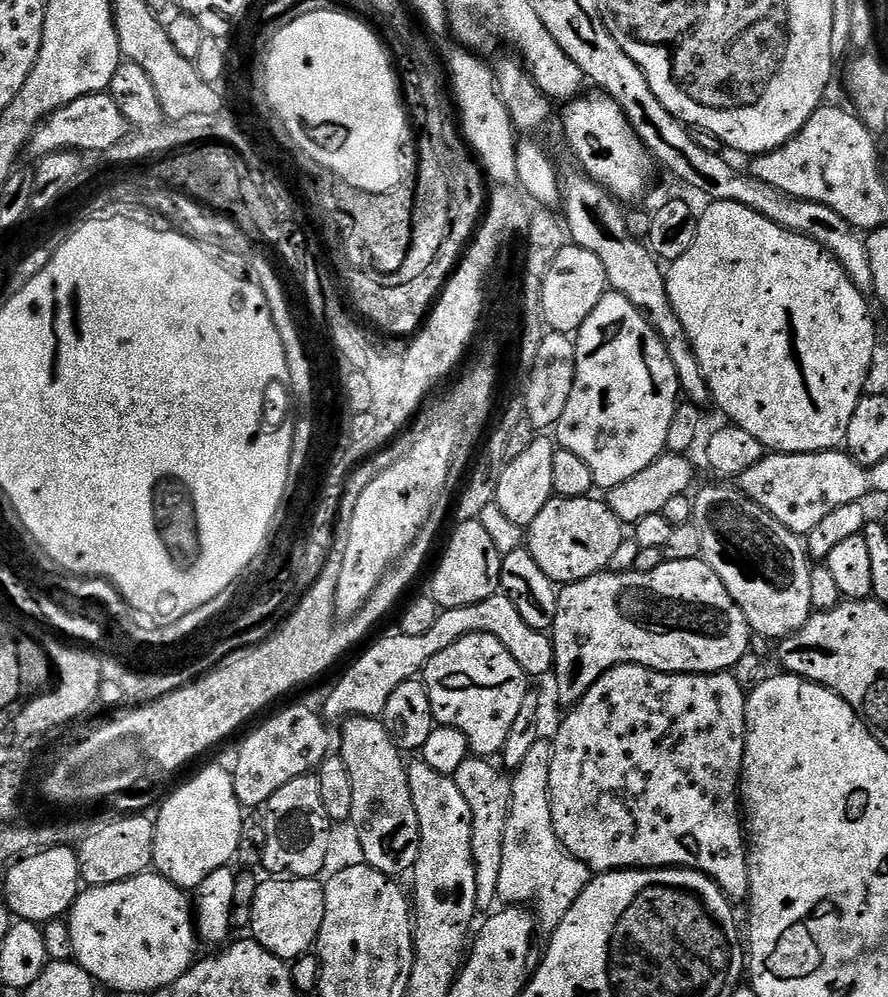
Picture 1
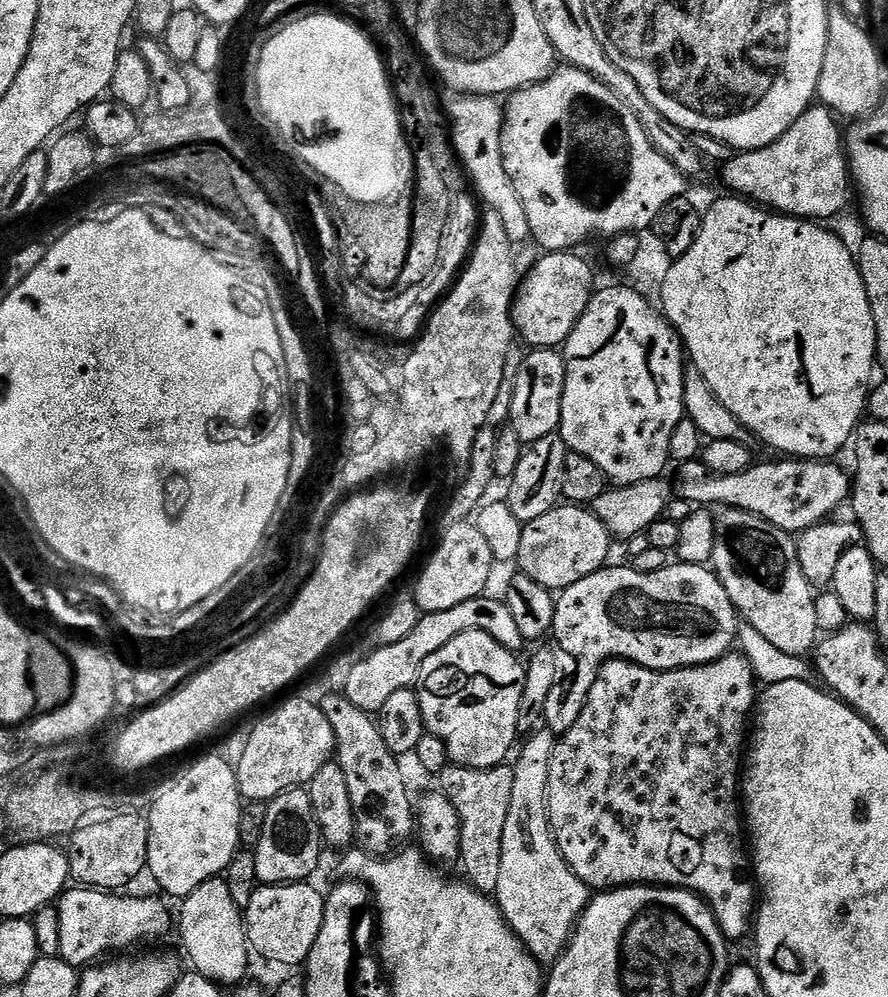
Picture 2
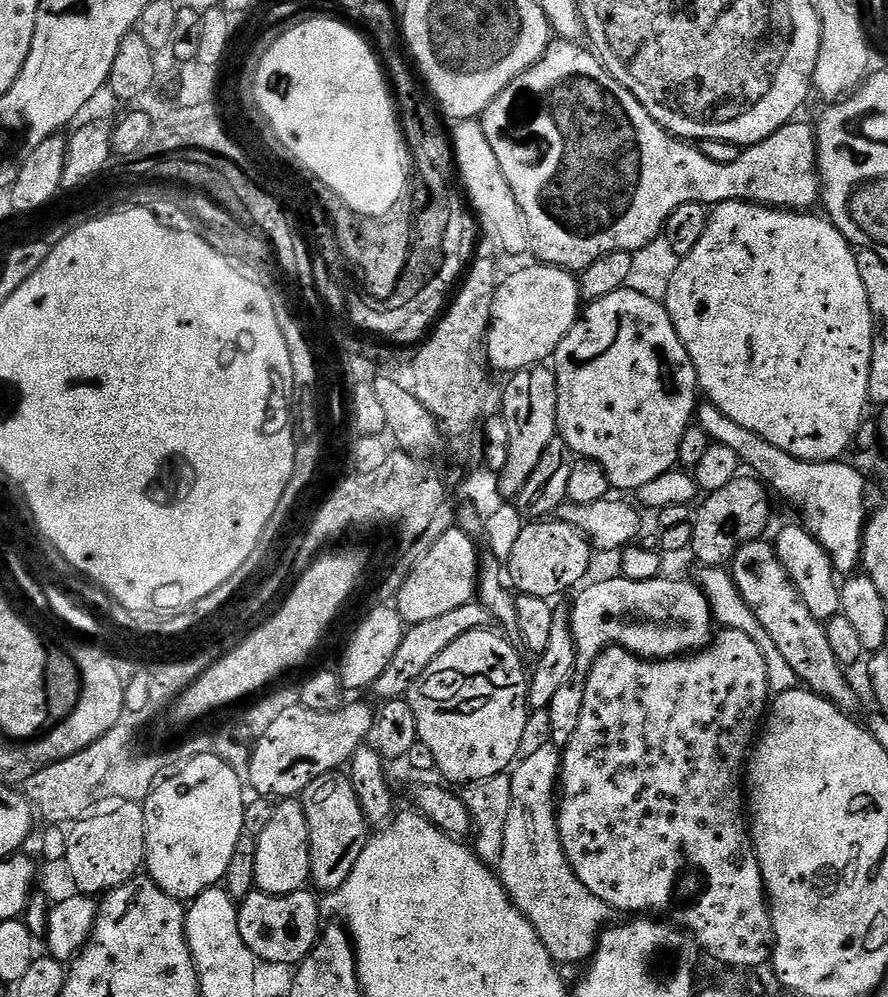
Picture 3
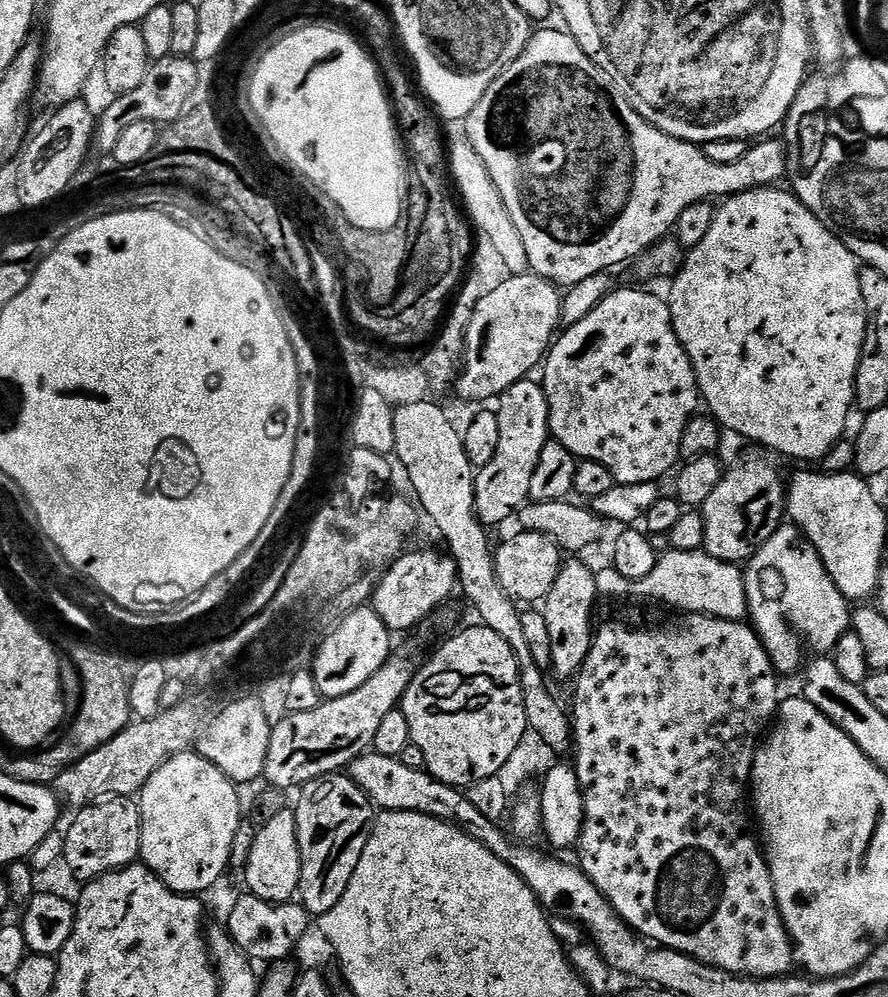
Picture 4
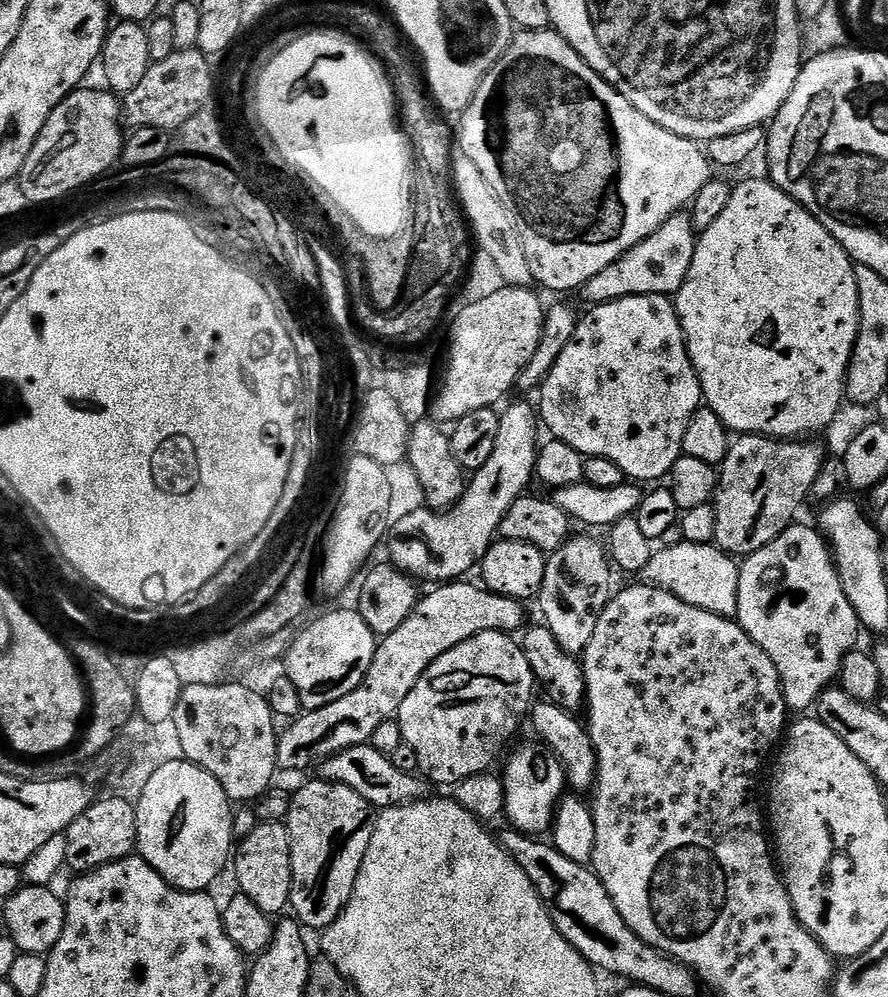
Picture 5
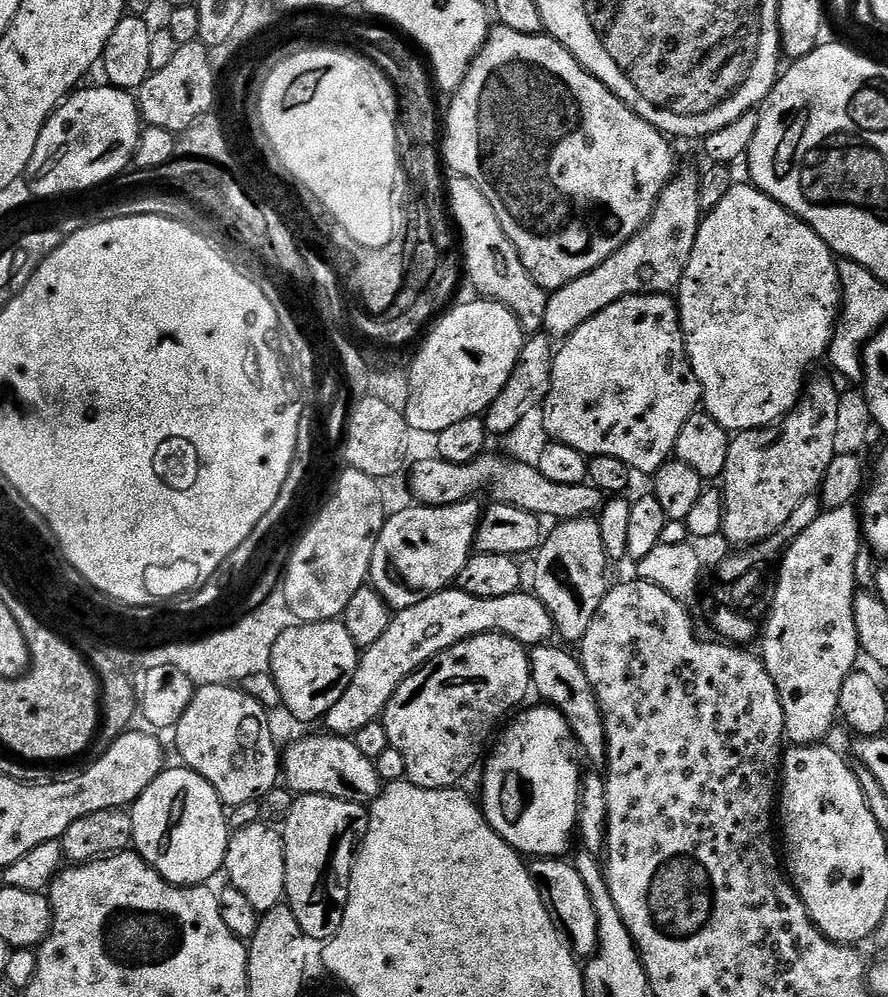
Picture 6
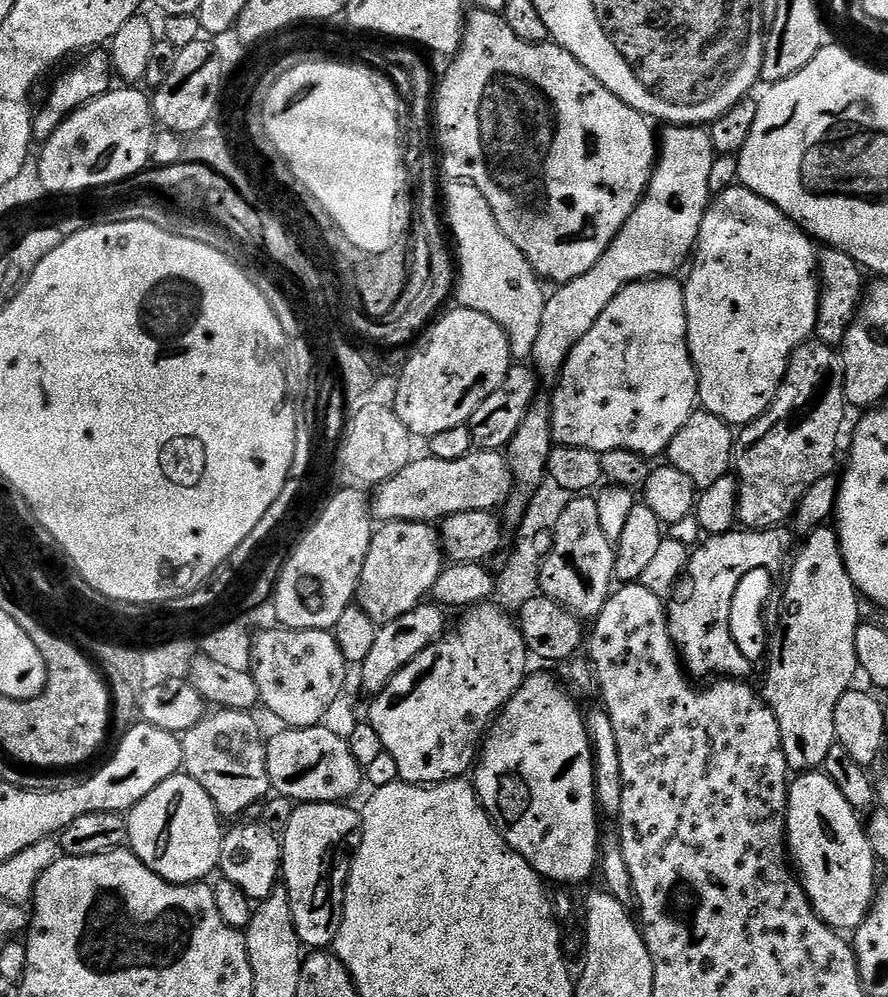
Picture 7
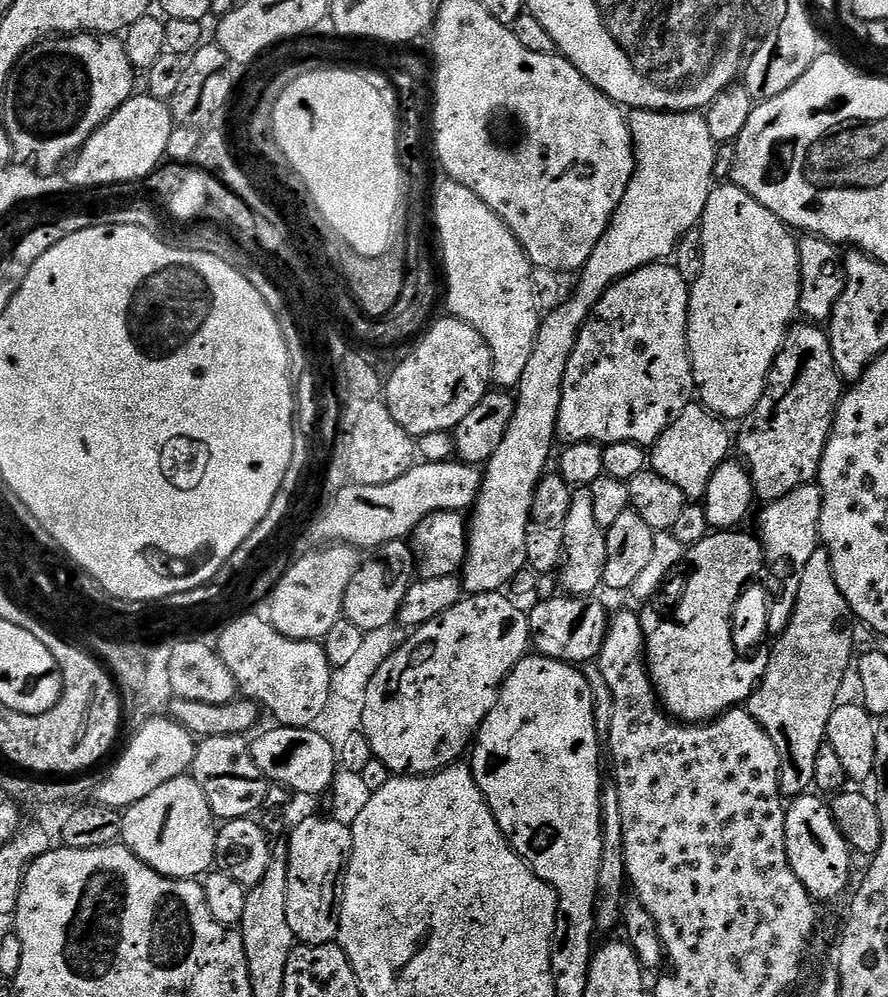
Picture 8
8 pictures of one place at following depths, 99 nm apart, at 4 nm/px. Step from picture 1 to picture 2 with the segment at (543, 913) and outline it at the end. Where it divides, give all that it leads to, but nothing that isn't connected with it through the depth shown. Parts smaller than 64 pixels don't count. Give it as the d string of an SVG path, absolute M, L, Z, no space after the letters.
M540 728L531 733L525 740L527 741L524 746L522 744L517 751L516 762L514 760L512 764L514 772L512 799L506 826L504 826L504 836L502 836L501 871L499 871L498 888L494 899L504 916L504 920L508 922L512 931L519 936L527 951L541 965L551 966L556 963L558 957L568 947L575 926L579 923L580 916L592 894L588 885L581 882L581 879L570 870L568 863L562 858L549 826L550 762L553 760L553 751L556 749L558 738L548 729Z

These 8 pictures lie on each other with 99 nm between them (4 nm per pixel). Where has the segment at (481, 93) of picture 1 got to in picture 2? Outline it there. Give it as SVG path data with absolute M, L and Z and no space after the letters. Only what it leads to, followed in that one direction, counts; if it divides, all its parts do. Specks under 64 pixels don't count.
M467 94L457 95L455 99L452 105L450 103L447 105L446 112L450 117L452 144L456 148L456 155L459 156L479 199L483 203L485 200L492 207L489 209L502 218L509 240L516 246L527 245L532 234L530 218L526 214L524 204L518 198L518 190L514 190L514 182L502 158L504 109L501 101L491 96Z

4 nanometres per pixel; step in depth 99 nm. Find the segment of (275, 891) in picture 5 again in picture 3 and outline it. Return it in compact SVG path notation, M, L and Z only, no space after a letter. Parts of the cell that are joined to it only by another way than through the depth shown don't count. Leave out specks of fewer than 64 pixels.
M281 799L274 807L274 818L270 818L266 830L262 830L262 834L255 839L257 844L257 856L254 858L255 891L264 892L268 896L285 896L301 891L309 883L312 875L310 870L310 832L304 805L299 799Z

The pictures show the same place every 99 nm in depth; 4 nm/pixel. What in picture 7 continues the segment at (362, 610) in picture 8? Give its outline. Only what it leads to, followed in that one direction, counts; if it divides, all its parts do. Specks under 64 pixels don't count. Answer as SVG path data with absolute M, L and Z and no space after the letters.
M389 520L372 533L369 553L357 582L355 603L377 626L394 622L410 610L425 603L438 574L446 567L446 557L440 547L437 529L422 522Z

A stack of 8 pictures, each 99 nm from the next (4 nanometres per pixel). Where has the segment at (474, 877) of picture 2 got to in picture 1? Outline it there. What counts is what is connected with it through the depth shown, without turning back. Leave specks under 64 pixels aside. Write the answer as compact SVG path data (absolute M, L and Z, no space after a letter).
M469 756L458 766L453 780L462 796L466 799L466 804L470 808L471 814L471 857L474 858L475 882L477 883L477 893L475 895L475 906L477 911L491 911L497 903L498 881L500 879L500 869L502 867L502 849L504 847L504 832L507 824L507 818L510 812L512 802L511 779L497 766L491 765L492 762L487 759Z

